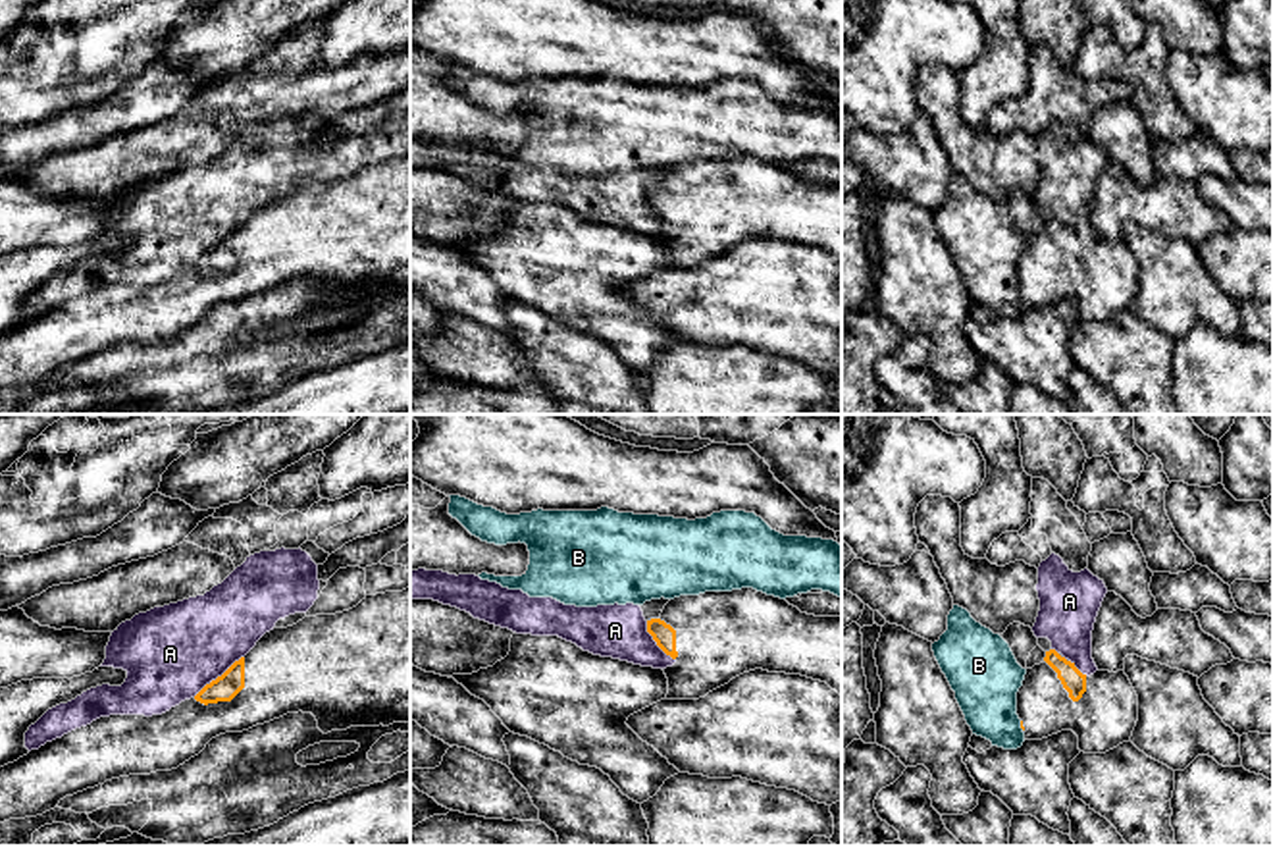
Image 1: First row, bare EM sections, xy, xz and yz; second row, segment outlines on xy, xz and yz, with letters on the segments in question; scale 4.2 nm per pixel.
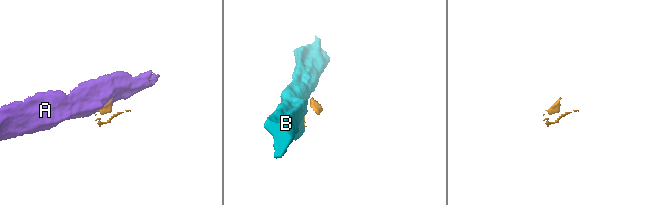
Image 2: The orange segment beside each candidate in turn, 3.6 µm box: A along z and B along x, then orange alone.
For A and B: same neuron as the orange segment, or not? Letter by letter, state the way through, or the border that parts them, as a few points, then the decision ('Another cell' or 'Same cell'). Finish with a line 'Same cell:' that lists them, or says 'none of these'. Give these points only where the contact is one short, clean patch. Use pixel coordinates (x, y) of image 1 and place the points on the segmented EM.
A: Boundary: xy (243, 656), (193, 696). Another cell
B: Another cell
Same cell: none of these

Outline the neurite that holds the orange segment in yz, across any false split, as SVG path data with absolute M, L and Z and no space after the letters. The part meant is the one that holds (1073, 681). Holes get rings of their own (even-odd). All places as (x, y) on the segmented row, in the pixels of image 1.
M1050 649L1040 665L1026 669L1017 692L1017 715L1025 740L1073 730L1080 752L1105 753L1130 740L1138 696L1125 671L1086 676Z

